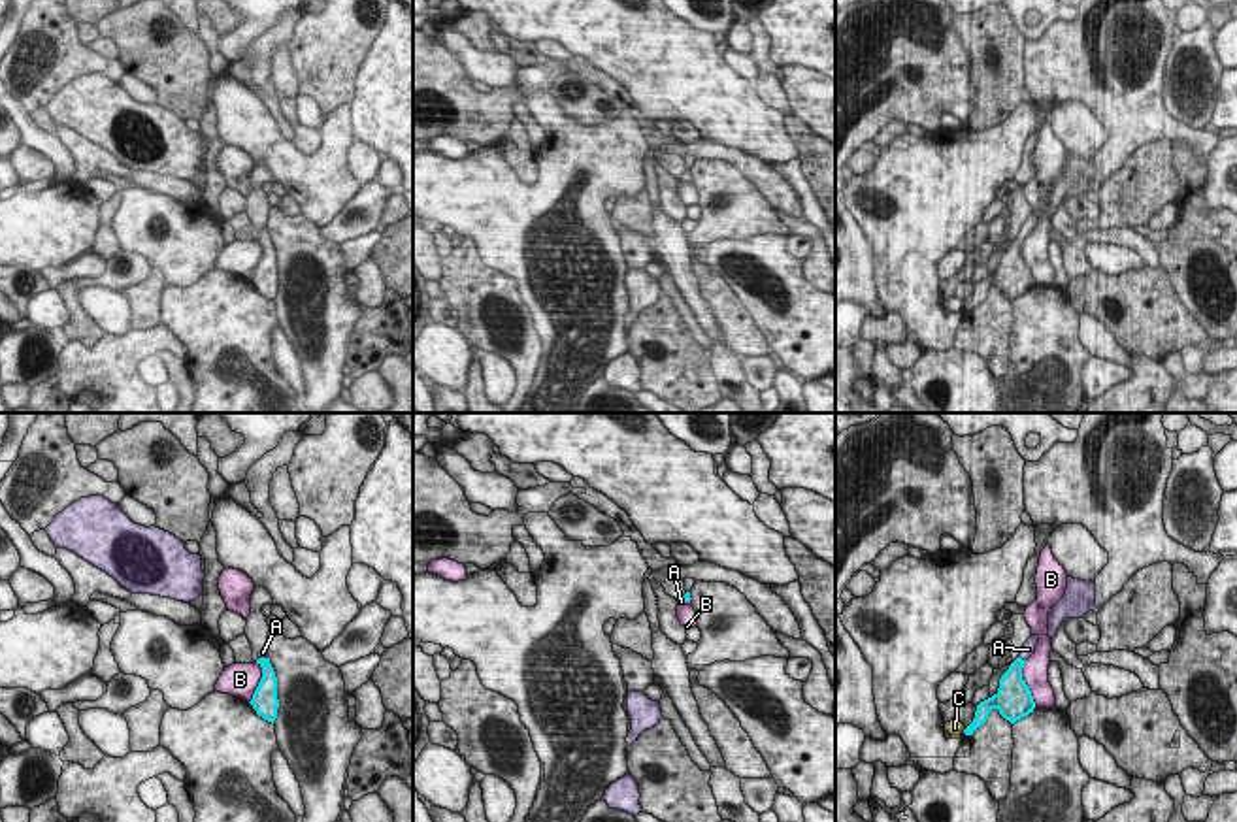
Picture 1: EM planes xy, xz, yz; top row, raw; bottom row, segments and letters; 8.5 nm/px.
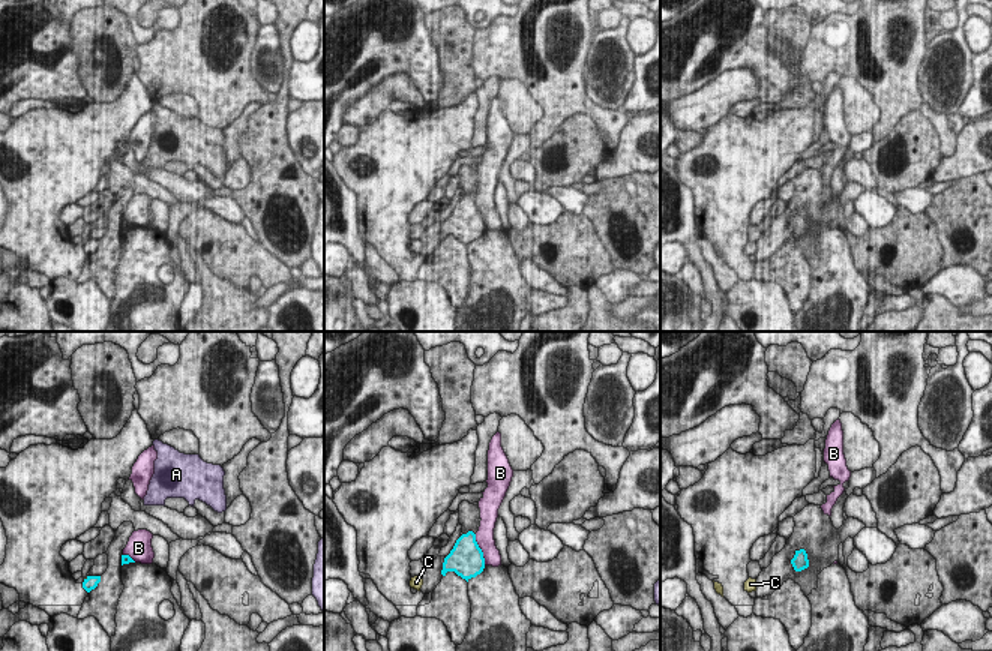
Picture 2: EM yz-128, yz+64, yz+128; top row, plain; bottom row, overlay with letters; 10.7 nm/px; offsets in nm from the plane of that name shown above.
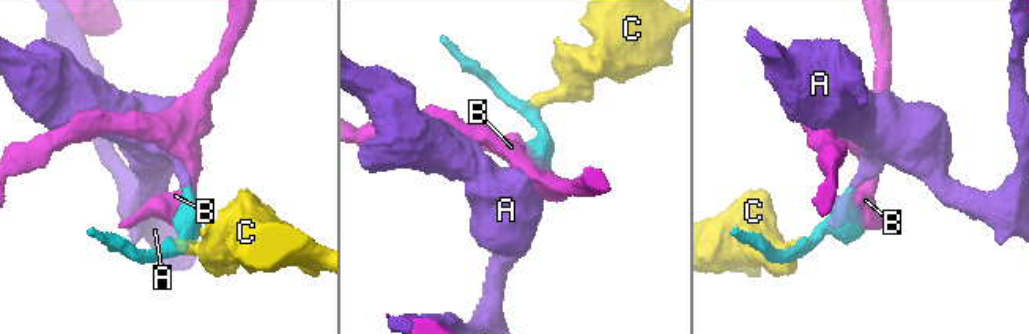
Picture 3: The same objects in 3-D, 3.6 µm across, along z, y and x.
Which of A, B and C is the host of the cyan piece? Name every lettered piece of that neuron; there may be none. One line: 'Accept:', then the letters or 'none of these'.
Accept: A

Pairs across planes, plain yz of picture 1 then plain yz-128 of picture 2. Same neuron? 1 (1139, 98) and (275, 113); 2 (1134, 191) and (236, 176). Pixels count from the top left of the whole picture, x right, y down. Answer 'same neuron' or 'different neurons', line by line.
1: different neurons
2: different neurons

